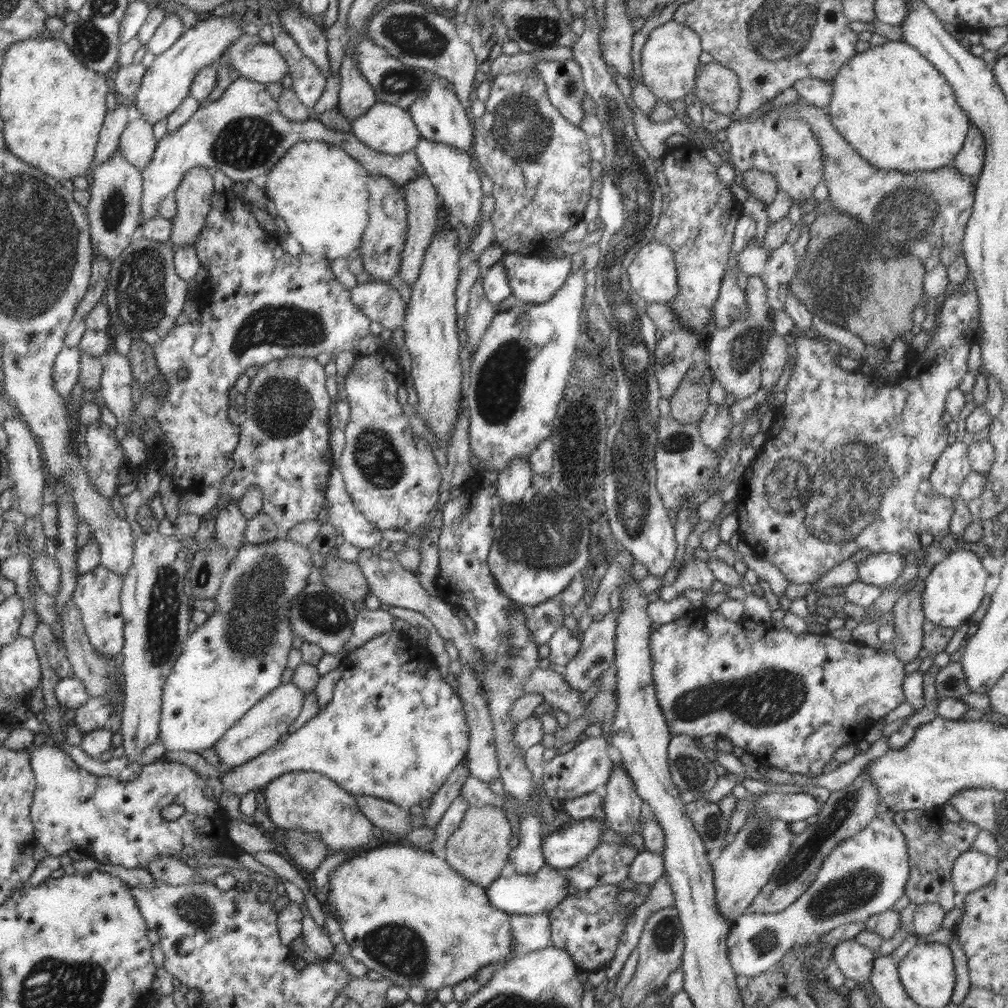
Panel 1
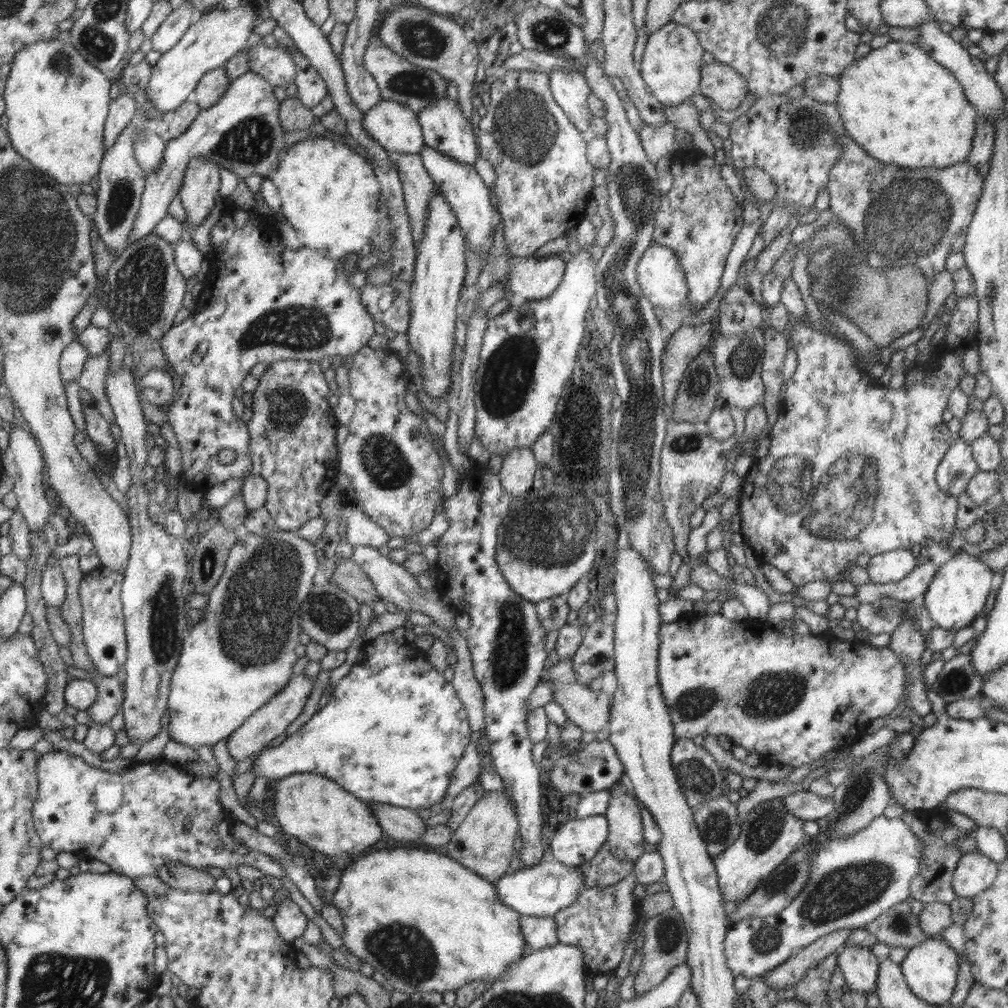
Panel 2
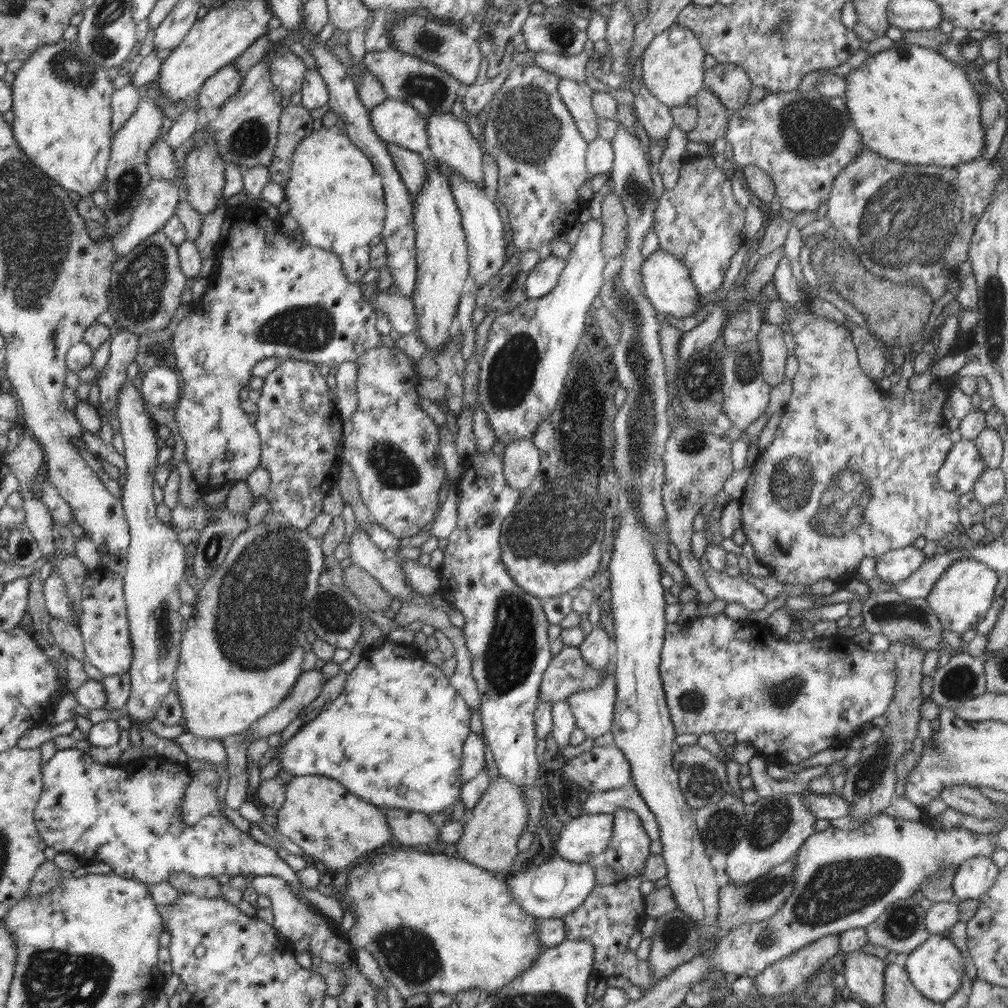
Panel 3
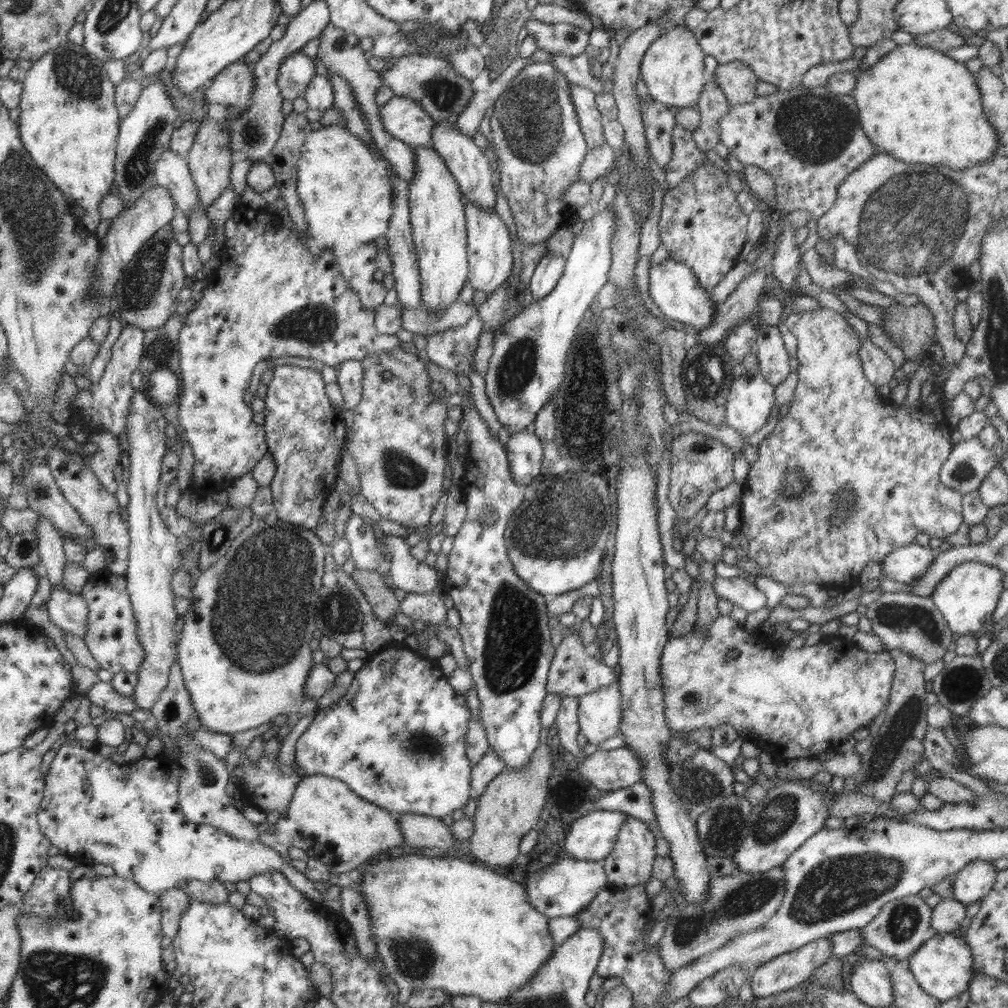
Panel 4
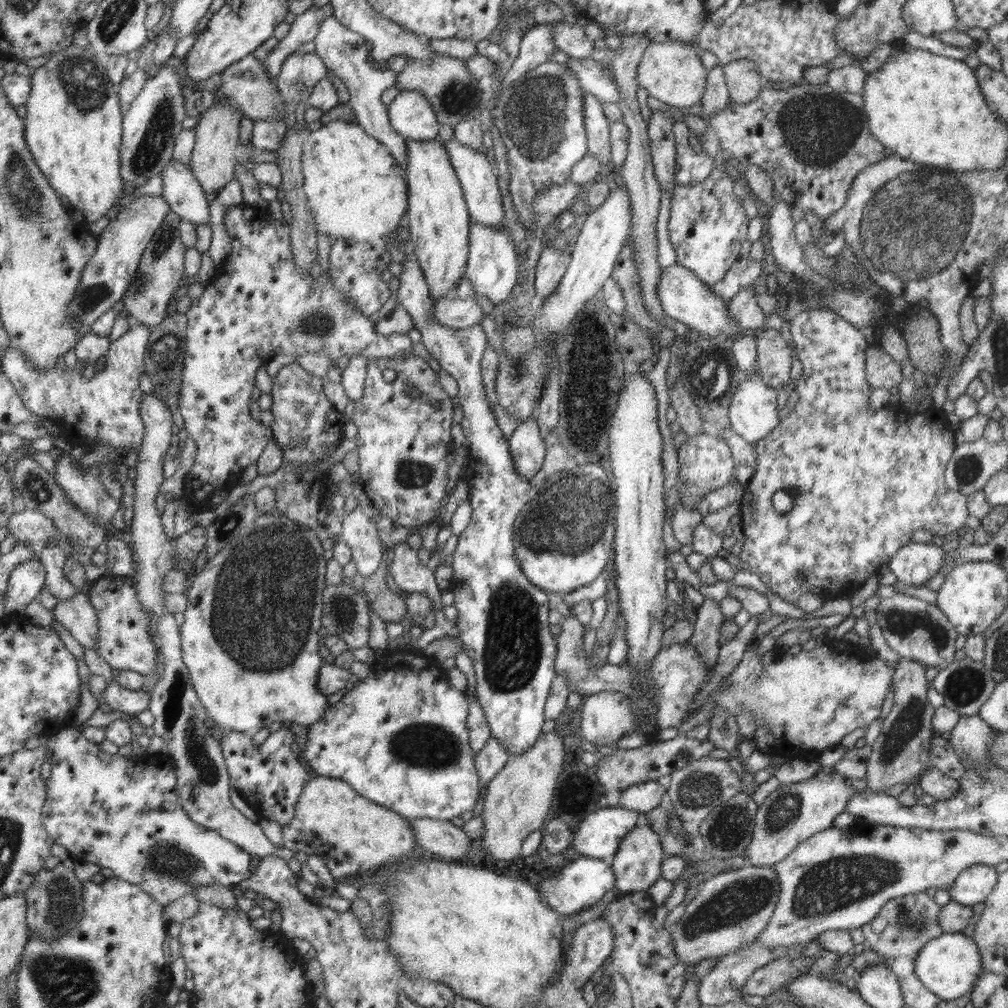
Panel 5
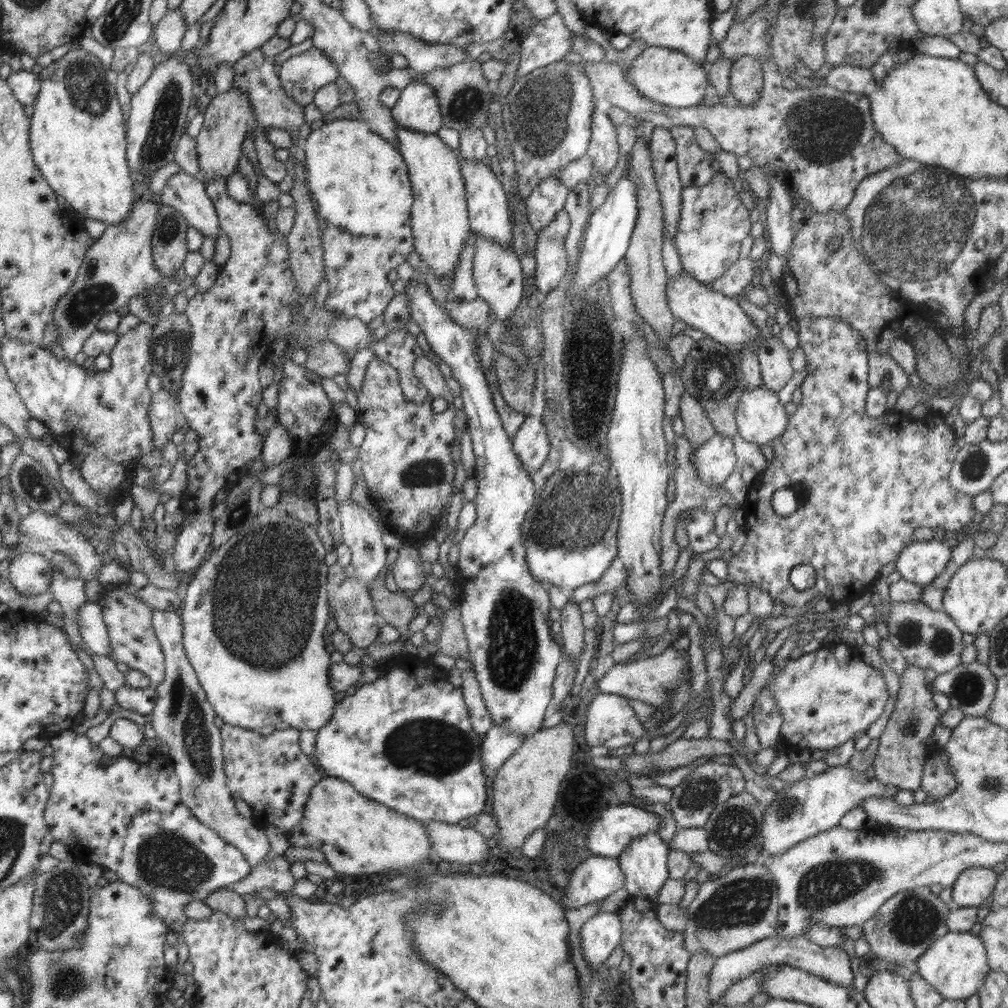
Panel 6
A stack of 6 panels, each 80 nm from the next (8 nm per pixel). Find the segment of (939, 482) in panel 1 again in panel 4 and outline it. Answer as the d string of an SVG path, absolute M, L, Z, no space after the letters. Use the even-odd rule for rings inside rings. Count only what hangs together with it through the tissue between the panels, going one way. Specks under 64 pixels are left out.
M978 438L961 440L958 444L953 445L946 462L941 466L939 479L944 486L960 494L966 494L976 491L984 477L994 467L1000 466L1001 461L1001 456L997 456L993 450L982 445Z

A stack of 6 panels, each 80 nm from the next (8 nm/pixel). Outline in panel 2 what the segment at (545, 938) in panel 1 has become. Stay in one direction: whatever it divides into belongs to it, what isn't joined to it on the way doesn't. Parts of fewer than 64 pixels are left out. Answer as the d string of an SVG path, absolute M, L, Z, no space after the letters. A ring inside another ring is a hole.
M520 916L521 933L530 951L542 950L559 943L554 918L548 916Z

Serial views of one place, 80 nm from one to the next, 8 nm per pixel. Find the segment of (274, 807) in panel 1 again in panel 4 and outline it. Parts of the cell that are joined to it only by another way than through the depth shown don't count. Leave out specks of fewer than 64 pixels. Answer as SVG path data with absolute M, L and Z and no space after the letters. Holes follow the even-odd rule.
M305 775L304 780L298 782L292 802L290 802L286 814L282 814L276 822L273 833L274 840L262 840L262 844L264 842L266 847L270 846L270 848L278 850L282 856L290 848L302 849L308 857L326 864L334 878L342 872L350 872L358 866L361 867L360 865L364 865L364 862L371 862L375 856L404 843L397 814L367 802L359 795L352 793L352 790L344 782L324 775Z

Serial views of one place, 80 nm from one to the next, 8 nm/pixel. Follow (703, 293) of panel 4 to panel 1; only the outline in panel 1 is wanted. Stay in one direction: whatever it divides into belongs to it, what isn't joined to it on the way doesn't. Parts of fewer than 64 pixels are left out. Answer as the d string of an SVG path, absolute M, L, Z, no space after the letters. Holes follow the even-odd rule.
M654 238L632 259L628 269L631 287L648 303L674 302L678 295L674 253Z

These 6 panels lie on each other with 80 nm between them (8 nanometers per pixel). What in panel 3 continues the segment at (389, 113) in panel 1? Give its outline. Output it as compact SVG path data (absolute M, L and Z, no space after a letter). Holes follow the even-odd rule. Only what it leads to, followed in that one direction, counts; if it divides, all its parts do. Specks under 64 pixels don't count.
M384 100L370 110L369 117L374 132L385 142L417 152L423 160L433 156L426 132L426 116L408 103Z

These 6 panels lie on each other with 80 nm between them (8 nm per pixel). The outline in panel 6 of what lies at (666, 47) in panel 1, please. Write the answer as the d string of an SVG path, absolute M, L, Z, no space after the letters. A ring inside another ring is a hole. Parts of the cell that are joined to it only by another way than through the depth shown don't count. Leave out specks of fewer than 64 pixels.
M647 46L627 70L626 80L645 98L674 108L696 106L708 95L707 71L683 52L666 47Z

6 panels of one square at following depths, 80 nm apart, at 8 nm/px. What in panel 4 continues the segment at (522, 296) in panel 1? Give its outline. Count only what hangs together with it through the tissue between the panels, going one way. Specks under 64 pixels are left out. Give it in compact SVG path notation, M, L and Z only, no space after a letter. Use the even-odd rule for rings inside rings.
M546 251L533 272L529 288L531 299L542 299L548 296L562 276L565 260Z

